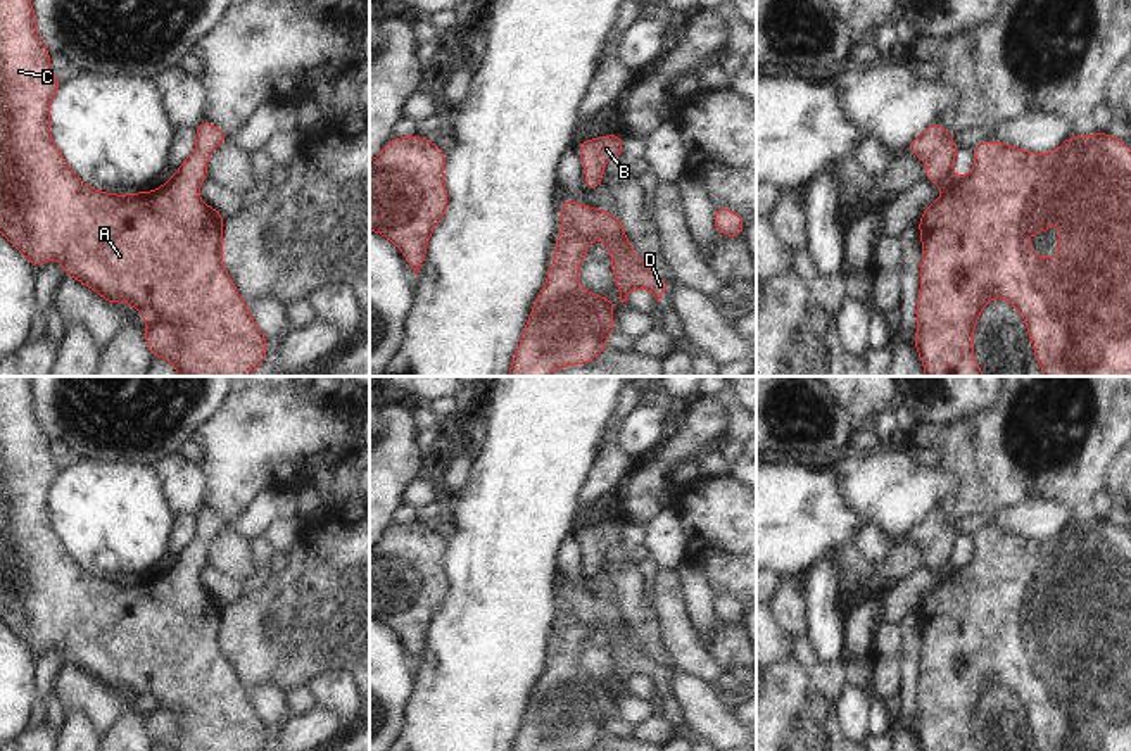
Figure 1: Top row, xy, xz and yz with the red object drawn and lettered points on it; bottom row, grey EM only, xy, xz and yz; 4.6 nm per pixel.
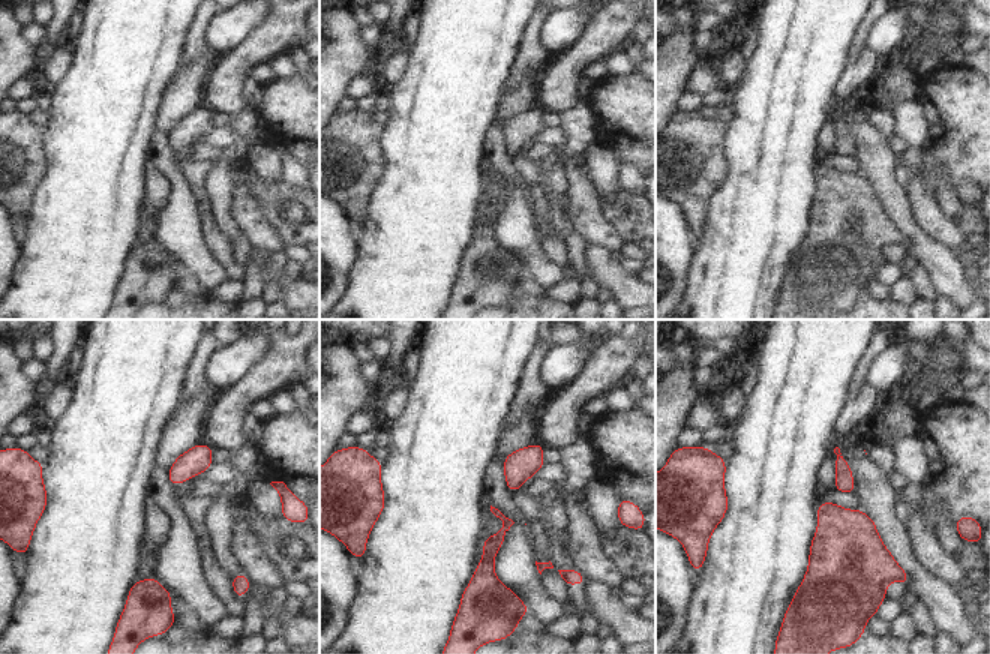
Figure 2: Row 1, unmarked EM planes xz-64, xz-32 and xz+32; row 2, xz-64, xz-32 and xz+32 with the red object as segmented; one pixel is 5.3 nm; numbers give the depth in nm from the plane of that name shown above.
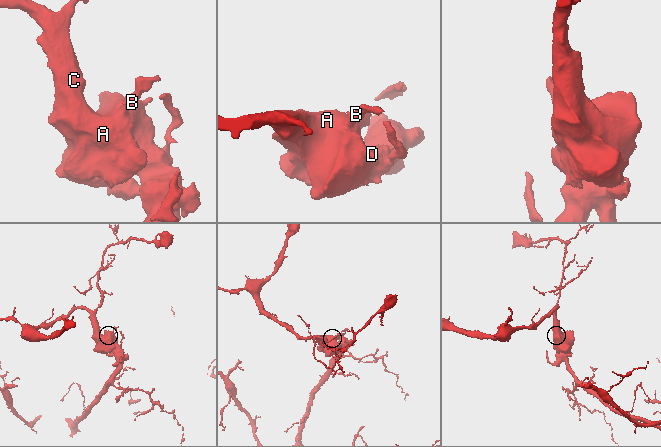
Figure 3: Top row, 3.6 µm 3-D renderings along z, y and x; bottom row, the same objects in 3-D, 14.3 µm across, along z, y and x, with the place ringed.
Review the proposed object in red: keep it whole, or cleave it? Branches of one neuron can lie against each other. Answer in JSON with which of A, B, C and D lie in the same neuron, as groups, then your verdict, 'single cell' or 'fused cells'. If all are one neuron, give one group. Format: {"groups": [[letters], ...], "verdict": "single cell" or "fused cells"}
{"groups": [["A", "B", "C", "D"]], "verdict": "single cell"}

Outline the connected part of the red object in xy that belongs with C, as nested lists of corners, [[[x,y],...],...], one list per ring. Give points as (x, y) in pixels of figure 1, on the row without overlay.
[[[0,376],[0,620],[36,656],[48,646],[59,646],[66,665],[85,670],[111,691],[131,691],[145,703],[143,722],[150,744],[159,742],[171,751],[261,751],[268,727],[223,654],[223,597],[211,596],[199,584],[199,573],[207,565],[207,546],[228,528],[226,520],[209,508],[195,513],[199,535],[155,578],[98,578],[64,549],[50,523],[50,487],[59,471],[60,464],[50,456],[50,439],[36,421],[29,378]]]

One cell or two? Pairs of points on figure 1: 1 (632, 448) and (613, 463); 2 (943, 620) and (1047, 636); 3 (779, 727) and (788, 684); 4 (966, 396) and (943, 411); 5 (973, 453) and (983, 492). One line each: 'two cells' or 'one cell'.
1: two cells
2: one cell
3: one cell
4: one cell
5: one cell

